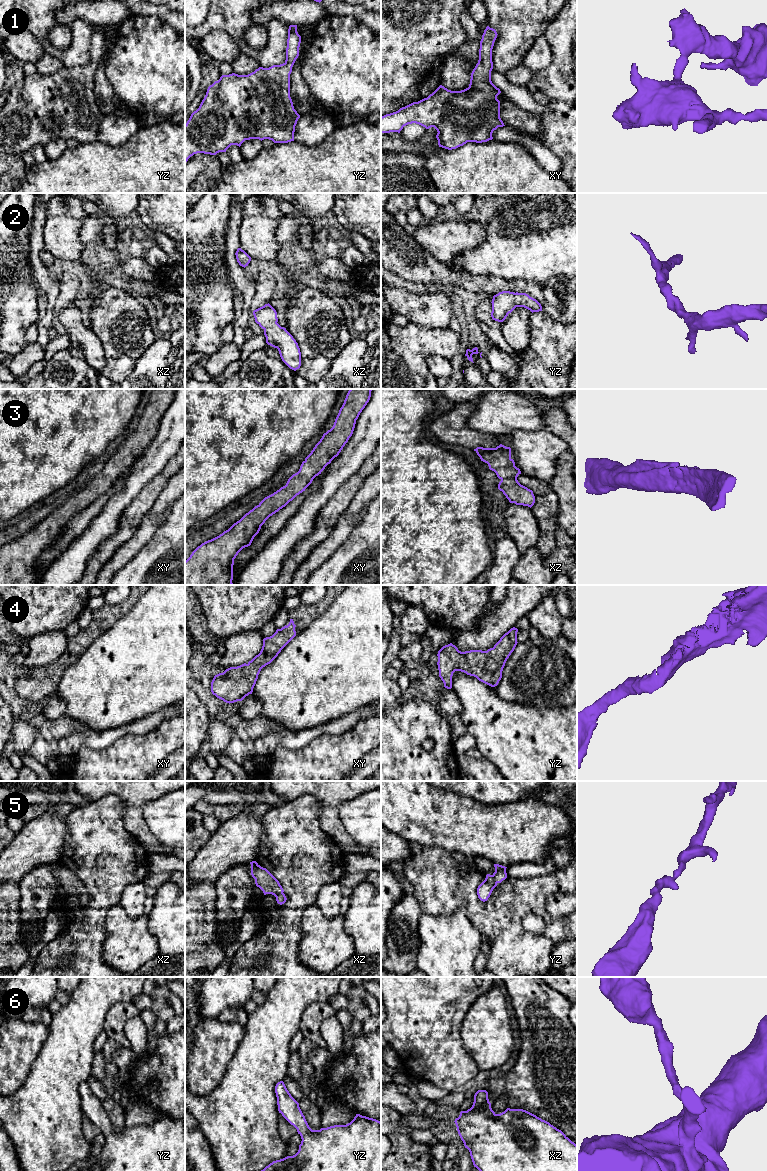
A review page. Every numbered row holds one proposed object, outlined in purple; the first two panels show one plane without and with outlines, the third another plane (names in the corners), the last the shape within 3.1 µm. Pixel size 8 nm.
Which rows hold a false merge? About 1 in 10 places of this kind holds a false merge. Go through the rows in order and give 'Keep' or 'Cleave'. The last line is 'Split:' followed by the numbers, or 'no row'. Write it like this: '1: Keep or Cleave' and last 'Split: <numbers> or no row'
1: Keep
2: Keep
3: Keep
4: Keep
5: Keep
6: Keep
Split: no row

